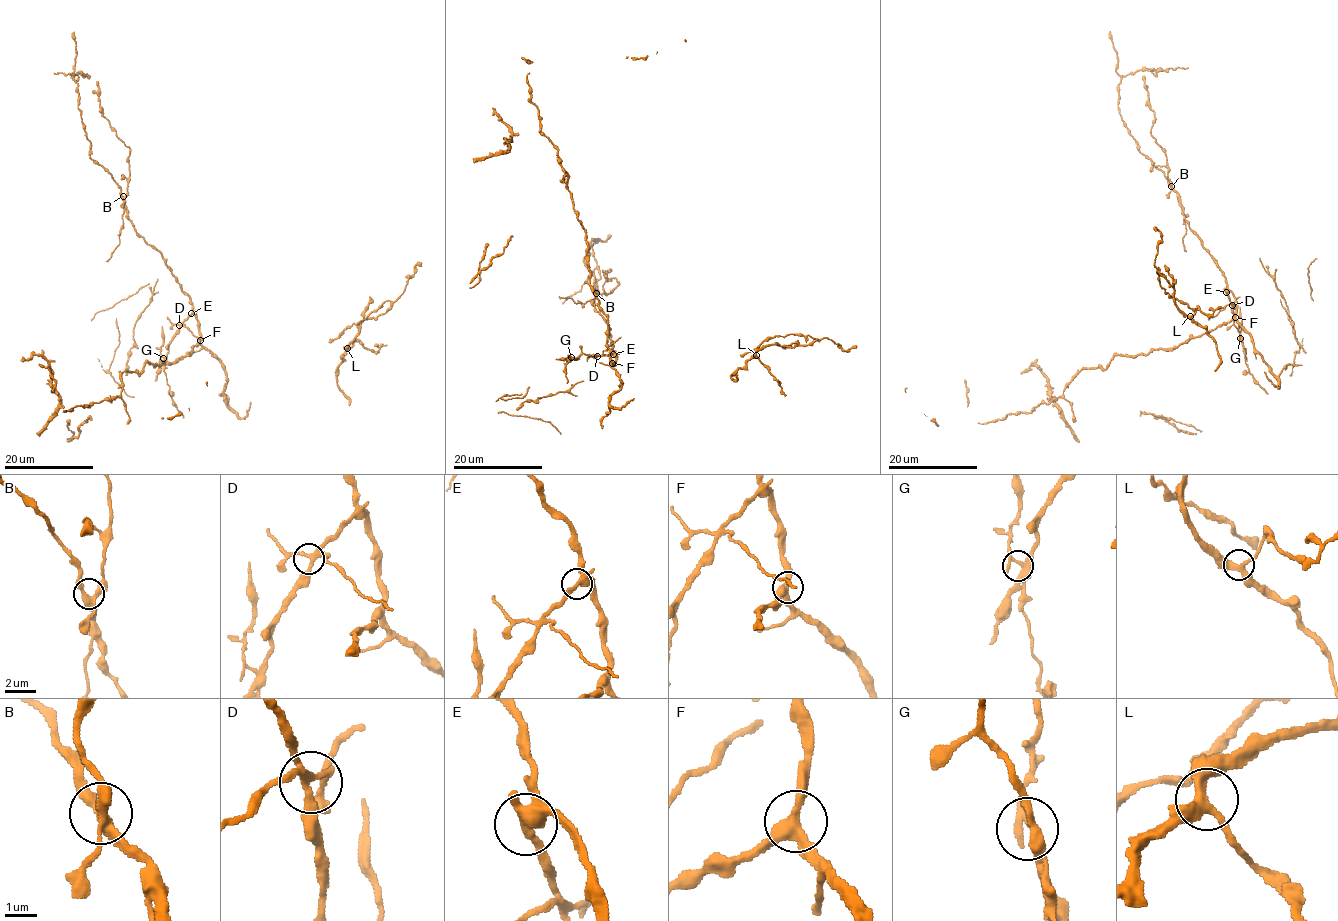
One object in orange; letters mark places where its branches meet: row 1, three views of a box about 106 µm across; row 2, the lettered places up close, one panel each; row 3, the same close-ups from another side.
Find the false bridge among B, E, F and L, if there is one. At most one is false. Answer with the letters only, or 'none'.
E

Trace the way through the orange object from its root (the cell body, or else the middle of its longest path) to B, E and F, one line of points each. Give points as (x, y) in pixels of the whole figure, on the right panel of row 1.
B: (1204, 332), (1227, 324), (1235, 315), (1237, 302), (1216, 260), (1190, 229), (1180, 196), (1171, 186)
E: (1204, 332), (1227, 324), (1235, 315), (1236, 298), (1230, 291), (1226, 292)
F: (1204, 332), (1227, 324), (1235, 317)

